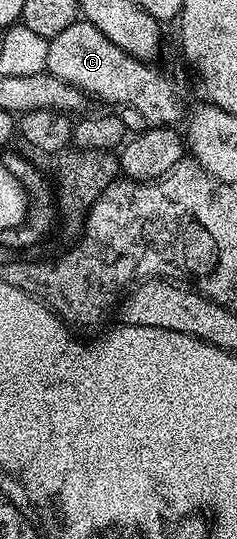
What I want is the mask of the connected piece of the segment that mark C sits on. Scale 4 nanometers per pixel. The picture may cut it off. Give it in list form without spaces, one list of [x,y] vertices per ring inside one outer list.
[[[83,20],[70,24],[66,32],[58,32],[48,44],[47,73],[74,84],[85,95],[92,97],[93,94],[104,102],[117,102],[120,108],[138,108],[153,126],[172,126],[180,117],[180,121],[185,117],[186,109],[180,103],[175,84],[158,67],[122,52],[122,48],[102,36],[94,24]]]

